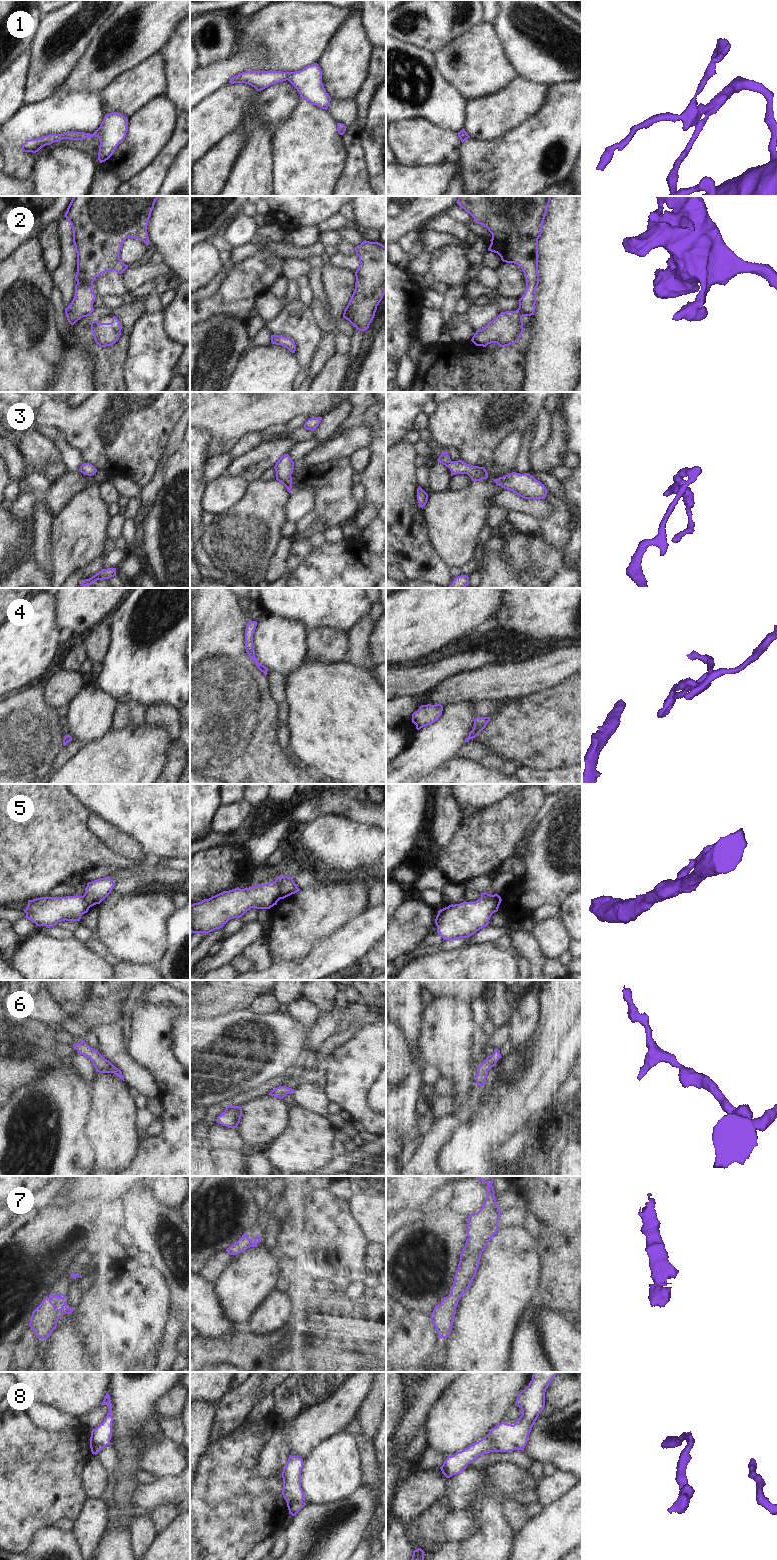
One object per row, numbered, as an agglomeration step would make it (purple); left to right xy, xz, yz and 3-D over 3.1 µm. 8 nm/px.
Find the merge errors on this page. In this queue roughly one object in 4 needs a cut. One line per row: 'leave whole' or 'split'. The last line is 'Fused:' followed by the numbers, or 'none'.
1: leave whole
2: leave whole
3: leave whole
4: leave whole
5: split
6: leave whole
7: leave whole
8: leave whole
Fused: 5

